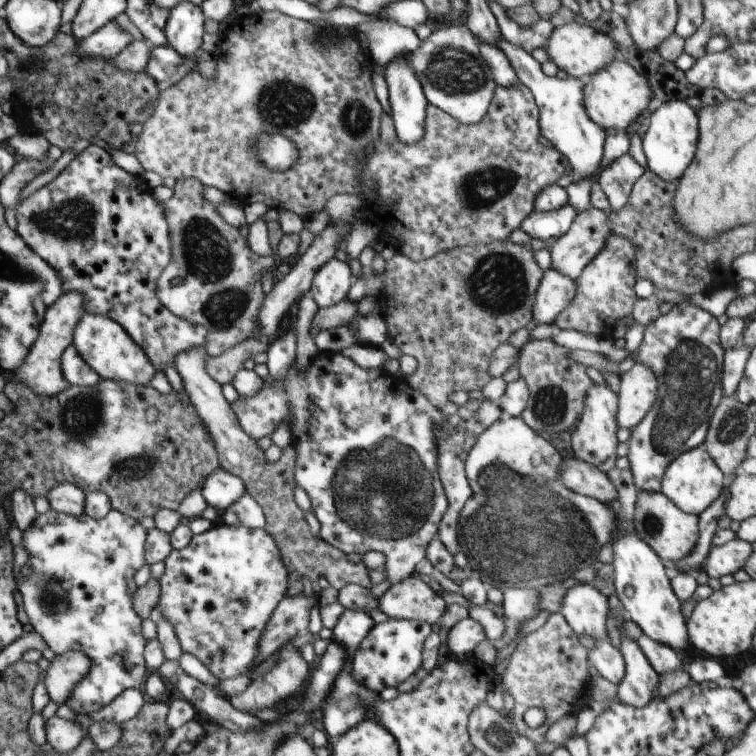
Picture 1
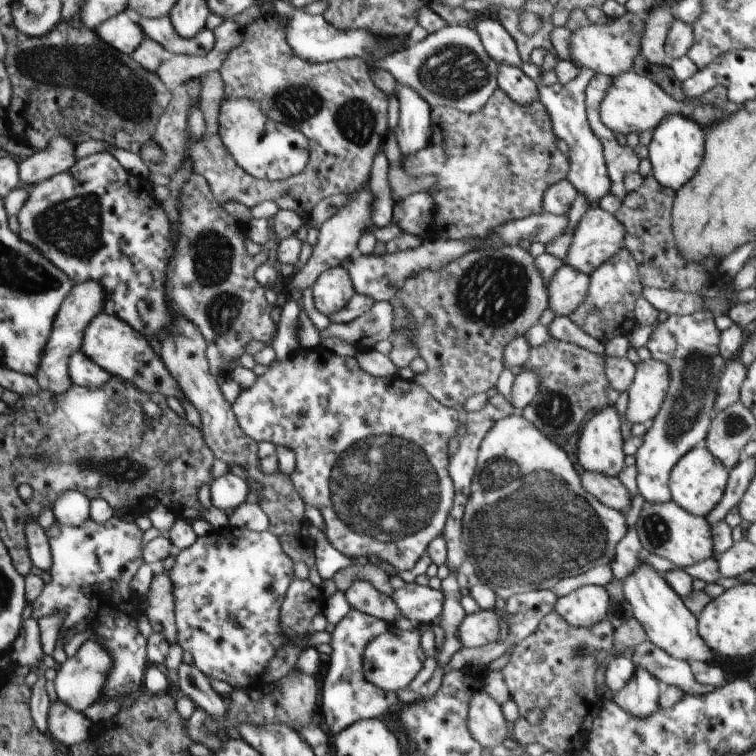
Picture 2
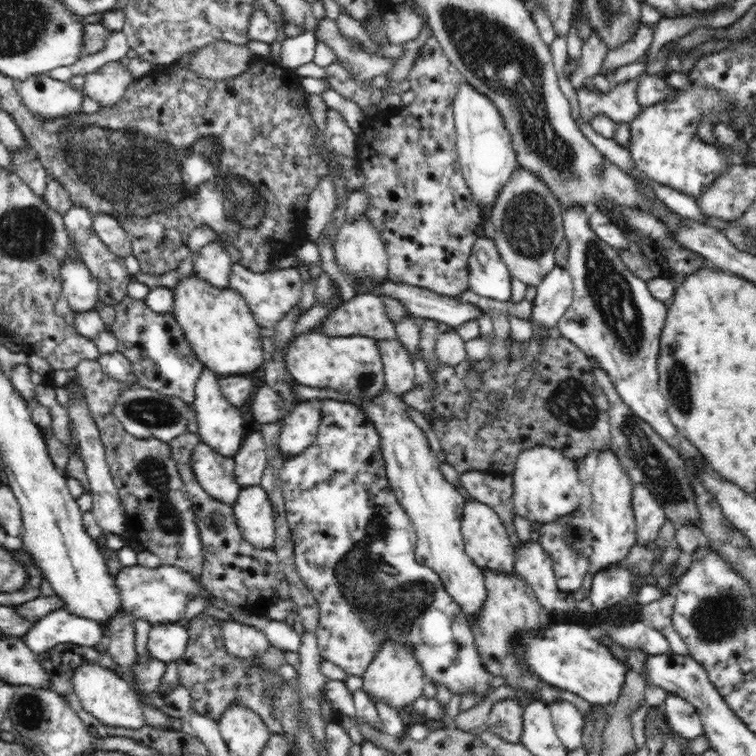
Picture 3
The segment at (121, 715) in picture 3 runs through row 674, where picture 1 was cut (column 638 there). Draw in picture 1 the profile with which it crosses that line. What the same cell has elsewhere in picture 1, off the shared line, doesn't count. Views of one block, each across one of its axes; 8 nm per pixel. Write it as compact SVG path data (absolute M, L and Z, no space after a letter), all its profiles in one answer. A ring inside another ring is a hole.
M620 57L585 80L583 103L586 112L604 130L608 128L616 128L618 131L626 130L648 108L648 103L653 96L650 83L646 78L638 74L630 63Z

